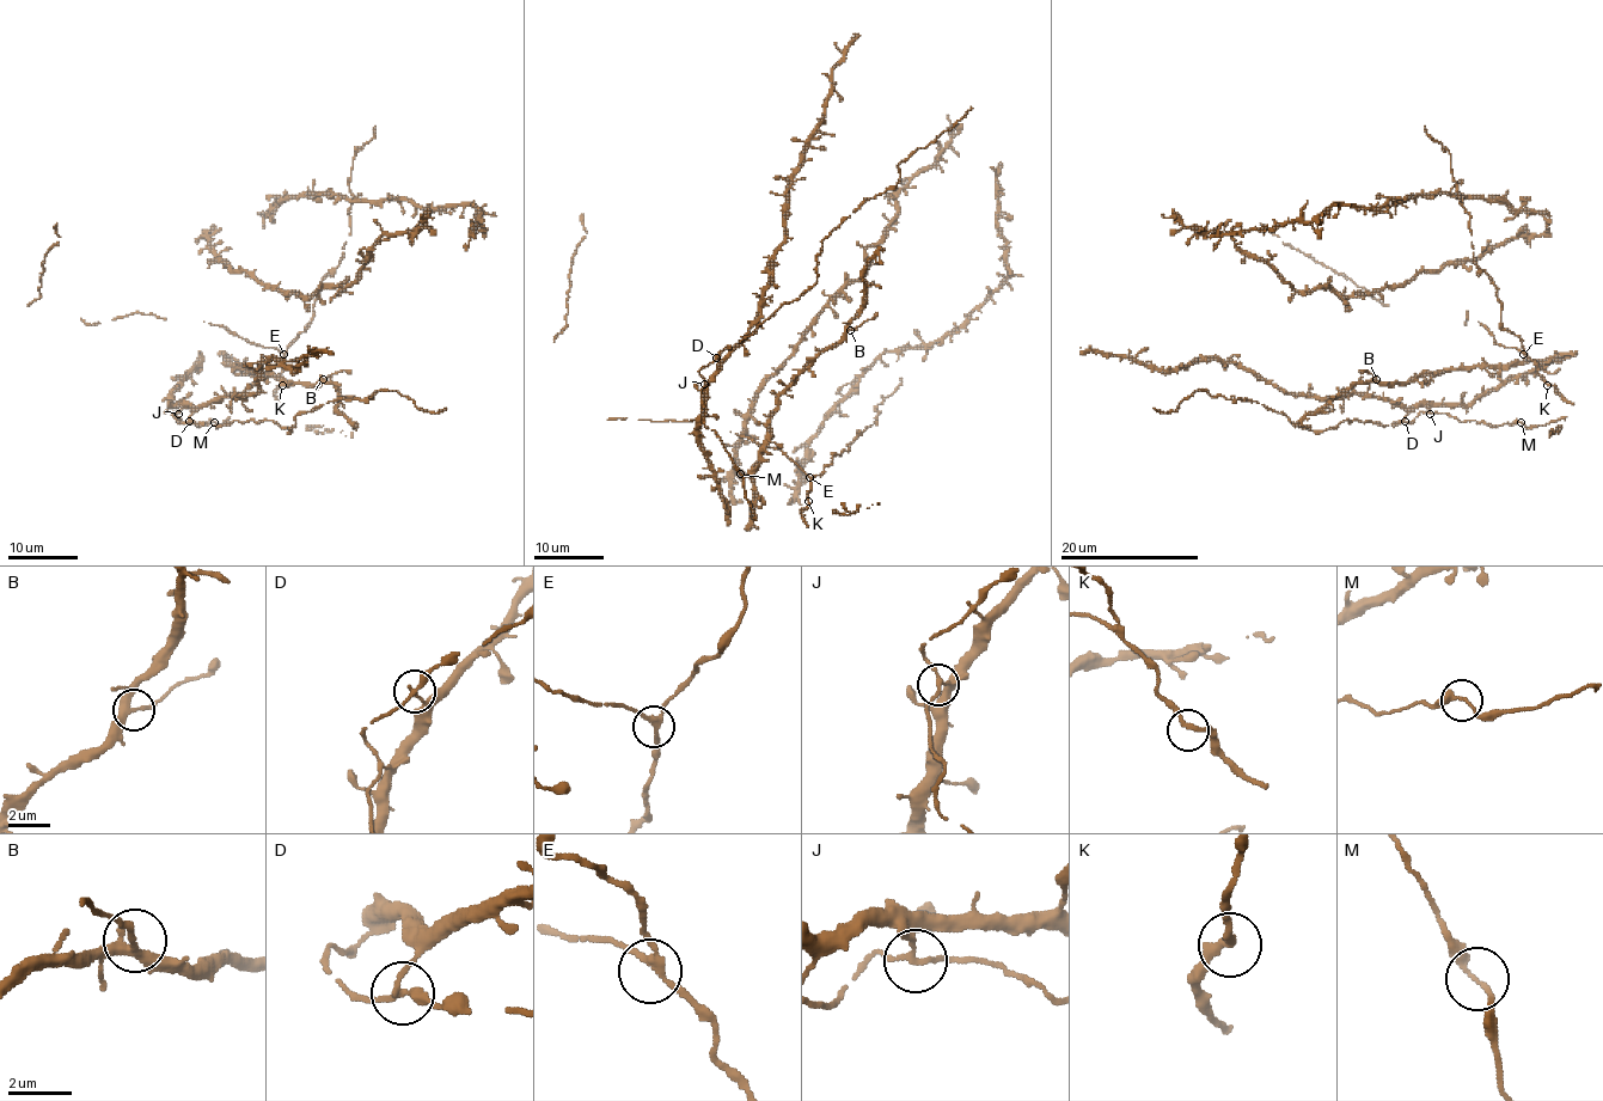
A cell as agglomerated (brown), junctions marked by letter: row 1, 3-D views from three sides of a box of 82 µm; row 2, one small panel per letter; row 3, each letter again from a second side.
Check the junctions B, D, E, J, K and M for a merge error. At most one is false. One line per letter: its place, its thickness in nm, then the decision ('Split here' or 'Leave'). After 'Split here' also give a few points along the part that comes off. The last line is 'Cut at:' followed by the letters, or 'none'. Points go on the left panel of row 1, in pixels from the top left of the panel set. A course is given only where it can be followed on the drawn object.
B: Place: (323, 379). Thickness 280 nm. Leave
D: Place: (189, 421). Thickness 200 nm. Leave
E: Place: (283, 354). Thickness 200 nm. Leave
J: Place: (178, 414). Thickness 150 nm. Leave
K: Place: (282, 385). Thickness 200 nm. Leave
M: Place: (214, 422). Thickness 200 nm. Leave
Cut at: none

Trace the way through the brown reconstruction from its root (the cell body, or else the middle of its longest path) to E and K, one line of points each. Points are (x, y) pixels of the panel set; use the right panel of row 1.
E: (1472, 233), (1473, 260), (1497, 291), (1500, 325), (1519, 338), (1523, 354)
K: (1472, 233), (1473, 260), (1497, 291), (1500, 325), (1519, 338), (1547, 385)

